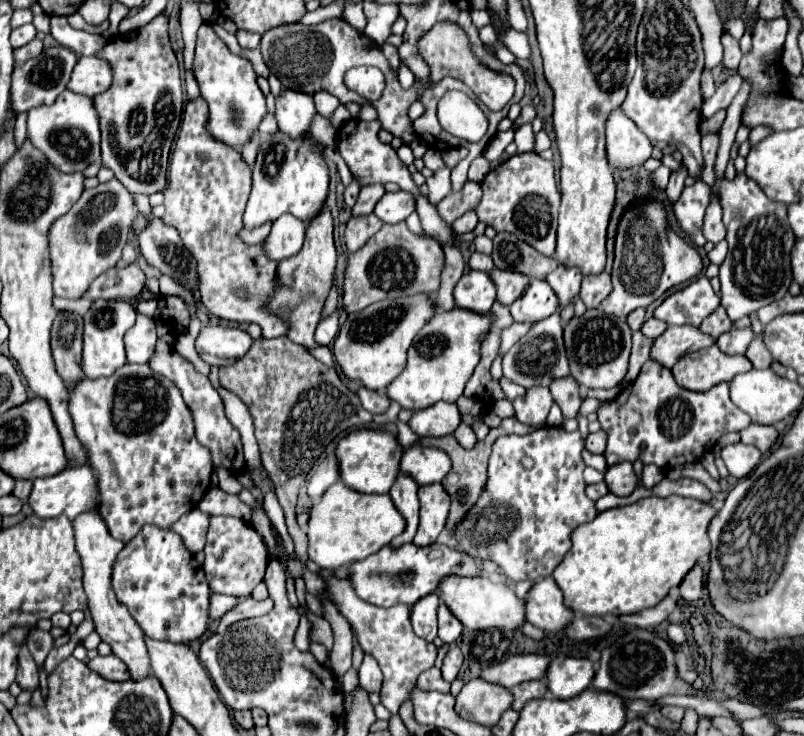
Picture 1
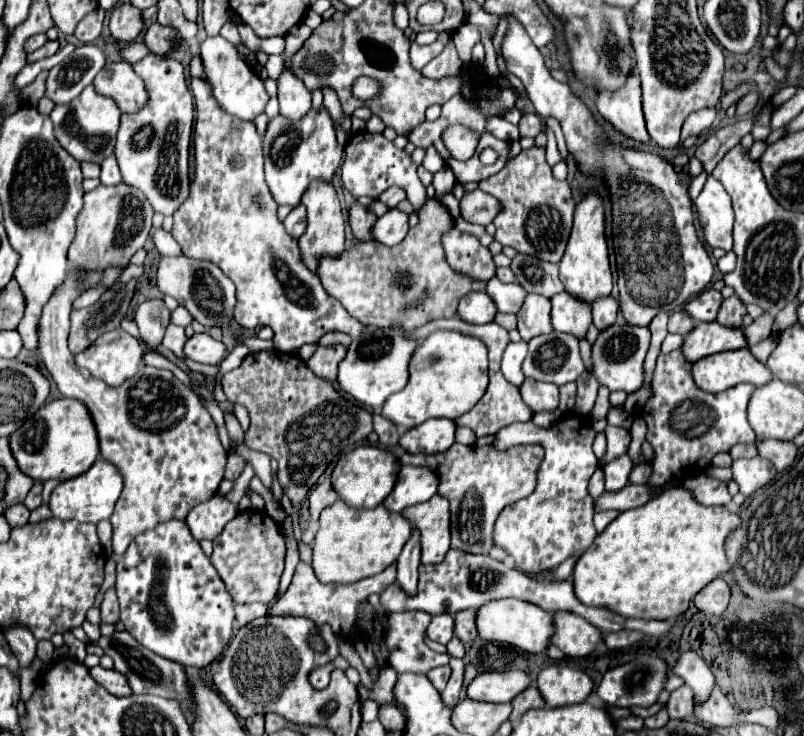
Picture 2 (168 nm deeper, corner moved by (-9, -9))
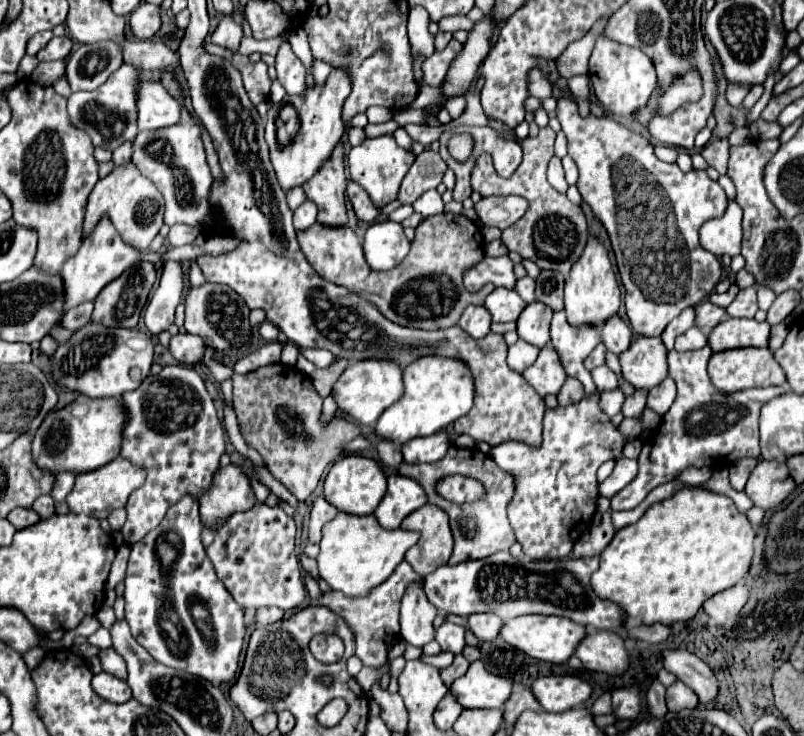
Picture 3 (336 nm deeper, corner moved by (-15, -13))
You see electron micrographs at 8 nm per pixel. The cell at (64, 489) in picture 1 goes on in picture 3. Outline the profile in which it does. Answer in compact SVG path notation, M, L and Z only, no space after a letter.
M117 457L111 463L107 463L105 467L99 467L91 473L77 475L75 485L65 501L67 501L67 507L71 513L83 513L83 515L89 515L95 519L107 519L107 515L111 511L125 507L131 491L141 487L143 481L145 481L145 473L141 469L133 467L129 461L121 461L121 457Z

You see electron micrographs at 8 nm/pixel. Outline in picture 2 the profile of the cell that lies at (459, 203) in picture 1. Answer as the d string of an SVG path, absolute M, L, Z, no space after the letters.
M475 189L471 193L465 193L461 199L461 217L469 223L489 225L493 217L501 211L501 203L481 189Z

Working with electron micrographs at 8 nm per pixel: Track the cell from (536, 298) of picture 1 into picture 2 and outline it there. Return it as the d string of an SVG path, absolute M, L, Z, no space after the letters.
M529 293L525 297L523 307L517 313L517 331L523 341L531 341L537 335L545 335L553 331L551 327L551 301L539 297L537 293Z

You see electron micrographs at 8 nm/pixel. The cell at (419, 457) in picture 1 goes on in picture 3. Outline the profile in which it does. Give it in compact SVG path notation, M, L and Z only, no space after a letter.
M399 473L389 475L389 487L381 501L381 505L375 509L375 517L381 521L387 529L397 529L401 521L415 509L427 503L425 489L409 477L403 477Z

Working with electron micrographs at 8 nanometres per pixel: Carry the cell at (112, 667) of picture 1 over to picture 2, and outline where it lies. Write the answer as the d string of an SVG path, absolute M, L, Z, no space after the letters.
M101 665L89 669L91 671L91 677L103 687L107 689L111 695L117 695L117 697L125 697L125 695L131 695L131 689L129 689L129 683L127 679L115 671L115 669L103 669Z

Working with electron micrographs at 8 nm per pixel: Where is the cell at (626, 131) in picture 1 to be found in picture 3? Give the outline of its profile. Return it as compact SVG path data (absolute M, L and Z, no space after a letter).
M599 37L593 47L593 53L589 59L589 79L593 83L599 103L607 109L607 113L619 115L631 121L635 121L637 113L649 103L649 97L655 91L655 83L657 83L655 67L643 51L629 45L619 45L603 37Z

